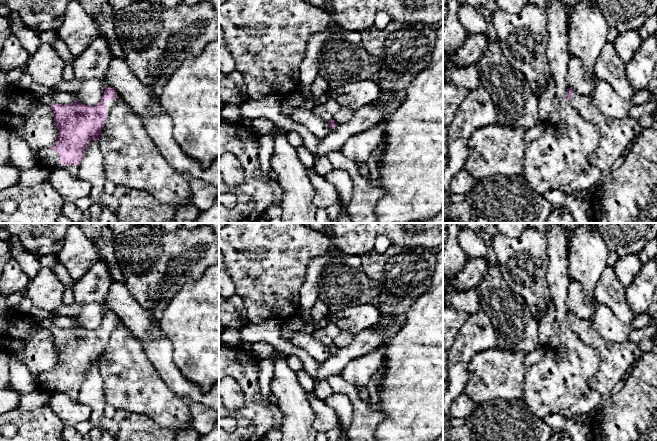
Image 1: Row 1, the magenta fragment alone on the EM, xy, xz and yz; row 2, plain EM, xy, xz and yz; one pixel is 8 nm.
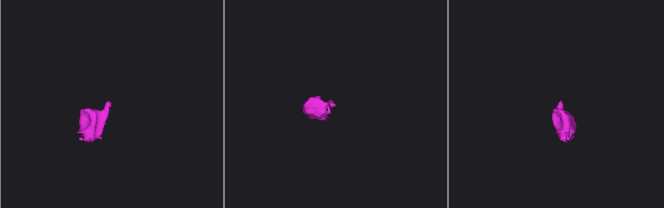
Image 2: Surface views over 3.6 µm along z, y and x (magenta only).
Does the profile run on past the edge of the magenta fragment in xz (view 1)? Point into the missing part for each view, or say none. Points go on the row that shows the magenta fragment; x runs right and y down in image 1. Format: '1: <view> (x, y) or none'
1: none

